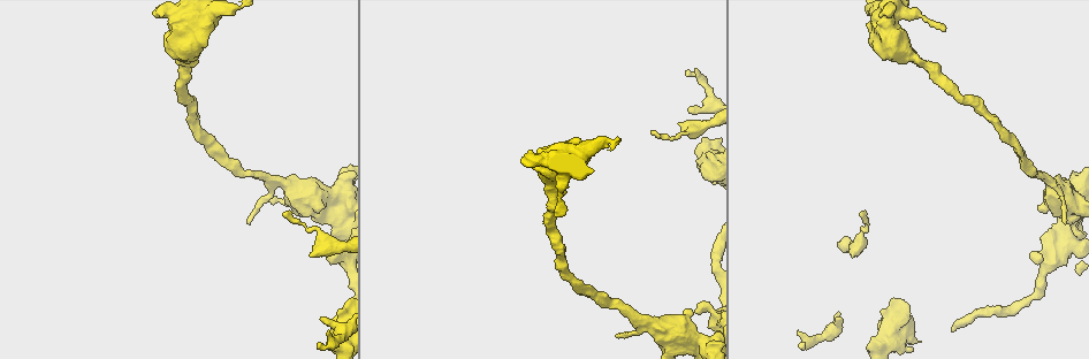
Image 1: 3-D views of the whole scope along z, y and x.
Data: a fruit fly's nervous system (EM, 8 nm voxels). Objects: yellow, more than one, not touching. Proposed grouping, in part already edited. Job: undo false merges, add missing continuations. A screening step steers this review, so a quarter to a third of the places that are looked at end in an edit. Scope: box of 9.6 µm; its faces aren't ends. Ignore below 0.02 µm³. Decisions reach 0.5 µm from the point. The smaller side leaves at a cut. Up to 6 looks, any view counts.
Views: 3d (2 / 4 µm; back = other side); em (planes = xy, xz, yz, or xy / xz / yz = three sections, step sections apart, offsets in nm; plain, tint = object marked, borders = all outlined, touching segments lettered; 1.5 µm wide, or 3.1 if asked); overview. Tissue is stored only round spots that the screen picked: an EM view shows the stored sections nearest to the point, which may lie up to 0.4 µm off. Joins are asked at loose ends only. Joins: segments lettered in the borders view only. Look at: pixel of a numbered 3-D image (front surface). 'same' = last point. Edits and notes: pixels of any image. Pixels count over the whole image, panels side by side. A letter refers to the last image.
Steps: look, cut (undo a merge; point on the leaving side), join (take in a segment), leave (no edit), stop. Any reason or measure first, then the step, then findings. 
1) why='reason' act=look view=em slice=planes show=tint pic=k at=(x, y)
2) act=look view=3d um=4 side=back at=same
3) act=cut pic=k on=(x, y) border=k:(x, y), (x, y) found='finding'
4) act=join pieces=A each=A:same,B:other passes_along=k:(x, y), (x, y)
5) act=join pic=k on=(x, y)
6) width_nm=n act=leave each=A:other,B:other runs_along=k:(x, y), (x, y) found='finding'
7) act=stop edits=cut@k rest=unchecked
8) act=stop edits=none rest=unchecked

why='tapers out' act=look view=3d um=4 pic=1 at=(860, 215)

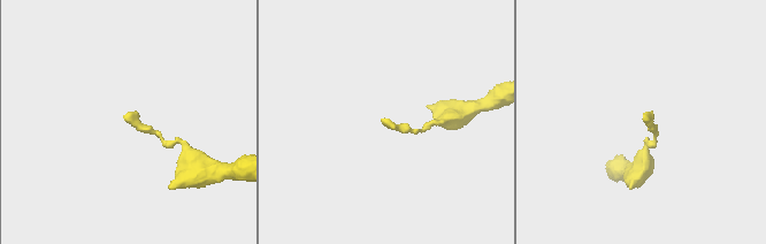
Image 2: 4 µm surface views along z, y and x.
why='shape alone is not enough' act=look view=em slice=xz step=4 show=tint pic=2 at=(643, 116)

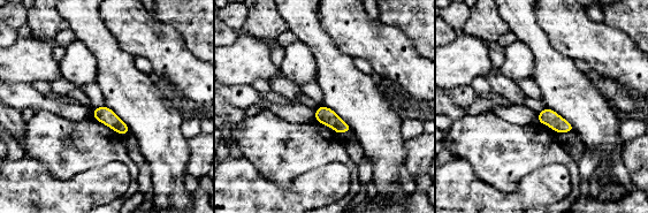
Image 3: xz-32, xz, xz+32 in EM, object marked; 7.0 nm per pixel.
why='see the neighbours' act=look view=em slice=xz step=4 show=borders at=same

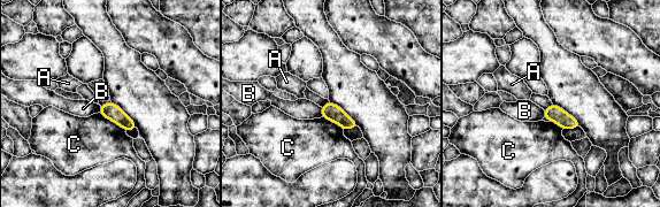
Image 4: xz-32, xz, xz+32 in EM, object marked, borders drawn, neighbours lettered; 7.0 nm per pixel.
act=leave each=A:other,B:other,C:other border=4:(99, 113), (125, 130) found='no lettered segment goes on from it'

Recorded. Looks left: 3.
why='an open end' act=look view=em slice=planes show=borders pic=1 at=(687, 74)

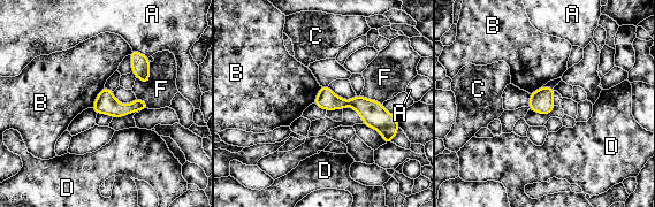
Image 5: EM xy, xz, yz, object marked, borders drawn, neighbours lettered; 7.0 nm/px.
width_nm=140 act=leave each=A:other,B:other,C:other,D:other,F:other runs_along=5:(318, 99), (357, 102), (390, 119) found='no lettered segment goes on from it'

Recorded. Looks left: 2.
why='free end' act=look view=em slice=planes show=borders pic=1 at=(945, 30)

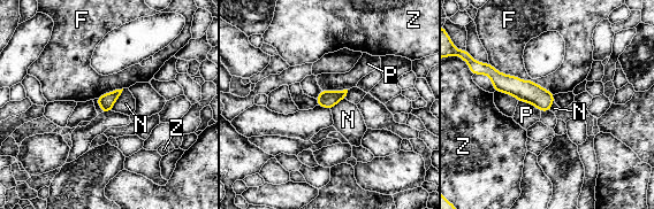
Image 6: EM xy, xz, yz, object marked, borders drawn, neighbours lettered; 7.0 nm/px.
width_nm=110 act=leave each=F:other,N:other,P:other,Z:other runs_along=6:(492, 71), (547, 108) found='no lettered segment goes on from it'

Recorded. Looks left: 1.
act=stop edits=none rest=unchecked

